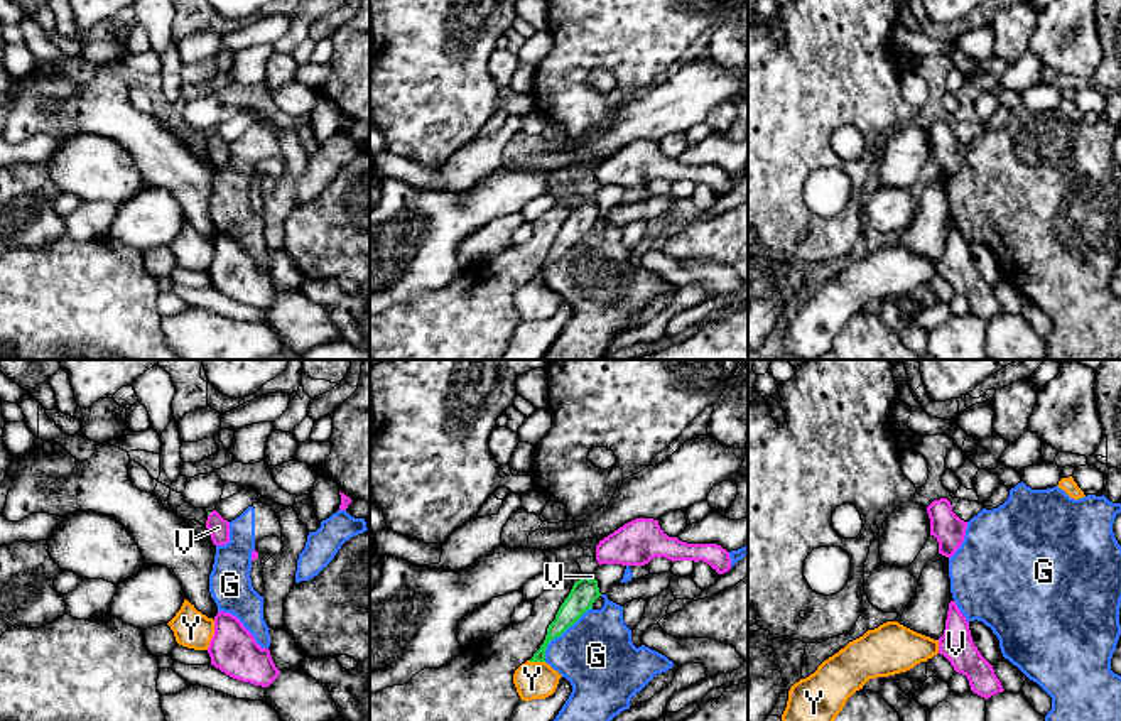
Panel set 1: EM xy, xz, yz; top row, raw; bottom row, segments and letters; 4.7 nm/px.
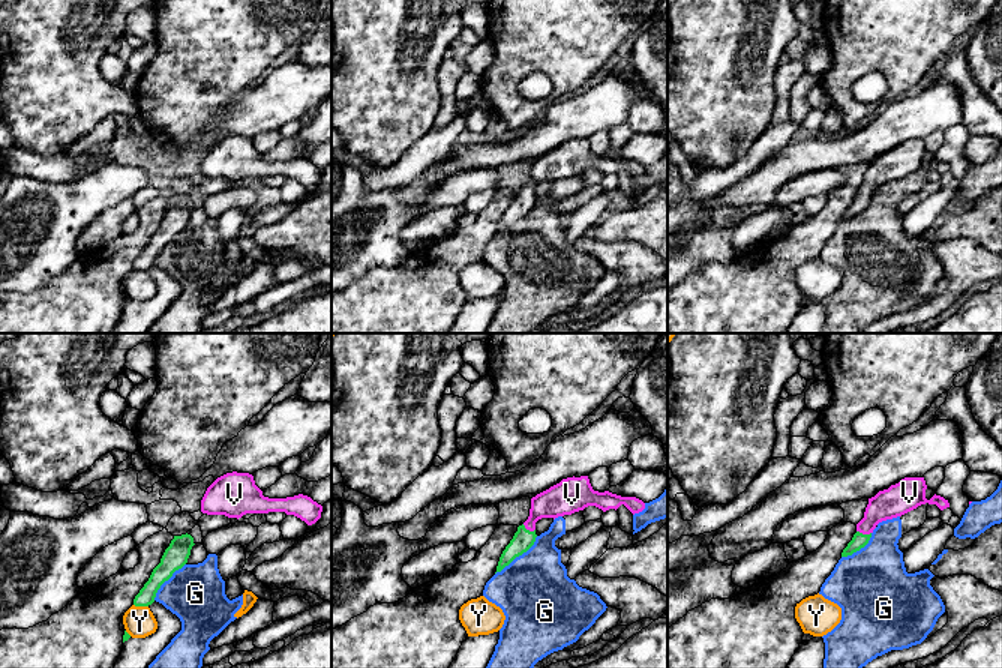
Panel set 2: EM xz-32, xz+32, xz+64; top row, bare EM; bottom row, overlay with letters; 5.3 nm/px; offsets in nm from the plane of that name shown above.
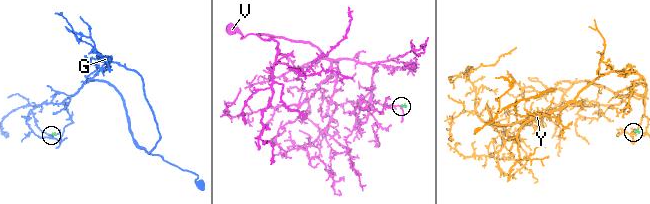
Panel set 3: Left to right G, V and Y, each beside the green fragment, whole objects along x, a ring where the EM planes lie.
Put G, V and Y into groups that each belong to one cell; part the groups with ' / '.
G / V / Y

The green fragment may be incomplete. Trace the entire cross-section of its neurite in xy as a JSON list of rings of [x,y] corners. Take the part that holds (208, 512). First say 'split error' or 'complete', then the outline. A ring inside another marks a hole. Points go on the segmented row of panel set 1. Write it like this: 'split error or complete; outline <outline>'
split error; outline [[[216,510],[208,512],[206,529],[214,545],[225,545],[230,542],[230,522]]]

